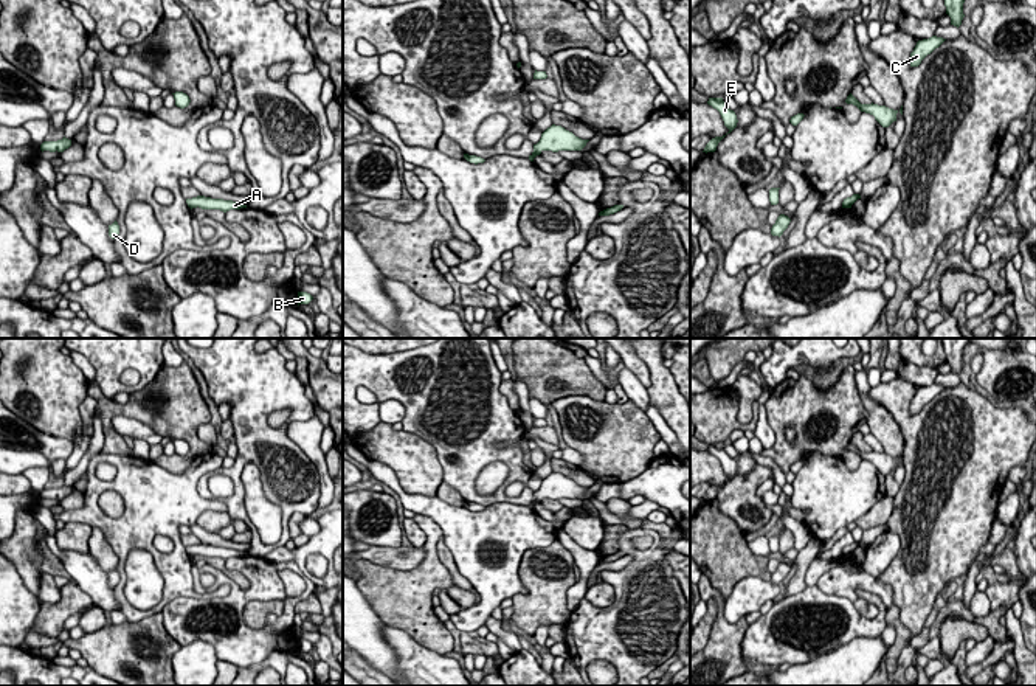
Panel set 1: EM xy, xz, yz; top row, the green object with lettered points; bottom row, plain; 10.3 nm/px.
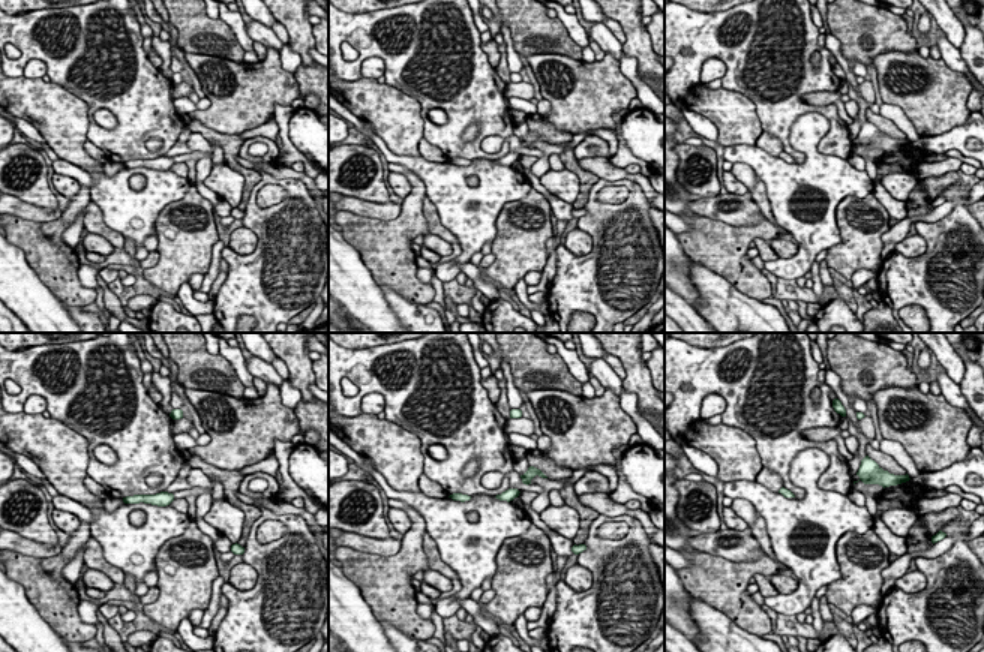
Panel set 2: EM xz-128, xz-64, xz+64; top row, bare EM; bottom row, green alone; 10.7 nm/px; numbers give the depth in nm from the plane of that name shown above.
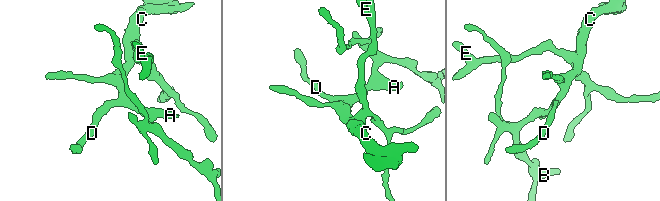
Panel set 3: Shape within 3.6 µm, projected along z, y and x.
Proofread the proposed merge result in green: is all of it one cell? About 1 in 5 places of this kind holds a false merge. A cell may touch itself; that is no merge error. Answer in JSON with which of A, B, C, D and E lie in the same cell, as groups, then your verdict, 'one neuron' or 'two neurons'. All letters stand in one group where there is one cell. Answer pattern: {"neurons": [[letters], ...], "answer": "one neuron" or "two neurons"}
{"neurons": [["A", "B", "C", "D", "E"]], "answer": "one neuron"}

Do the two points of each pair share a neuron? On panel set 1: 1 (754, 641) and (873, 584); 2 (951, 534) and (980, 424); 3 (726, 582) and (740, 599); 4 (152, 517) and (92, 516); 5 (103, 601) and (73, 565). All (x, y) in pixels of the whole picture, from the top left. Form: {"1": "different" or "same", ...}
{"1": "different", "2": "same", "3": "different", "4": "same", "5": "same"}

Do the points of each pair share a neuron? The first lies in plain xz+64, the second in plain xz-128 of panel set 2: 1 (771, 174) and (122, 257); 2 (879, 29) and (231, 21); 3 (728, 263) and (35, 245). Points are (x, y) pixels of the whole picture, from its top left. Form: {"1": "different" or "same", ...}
{"1": "different", "2": "different", "3": "same"}

